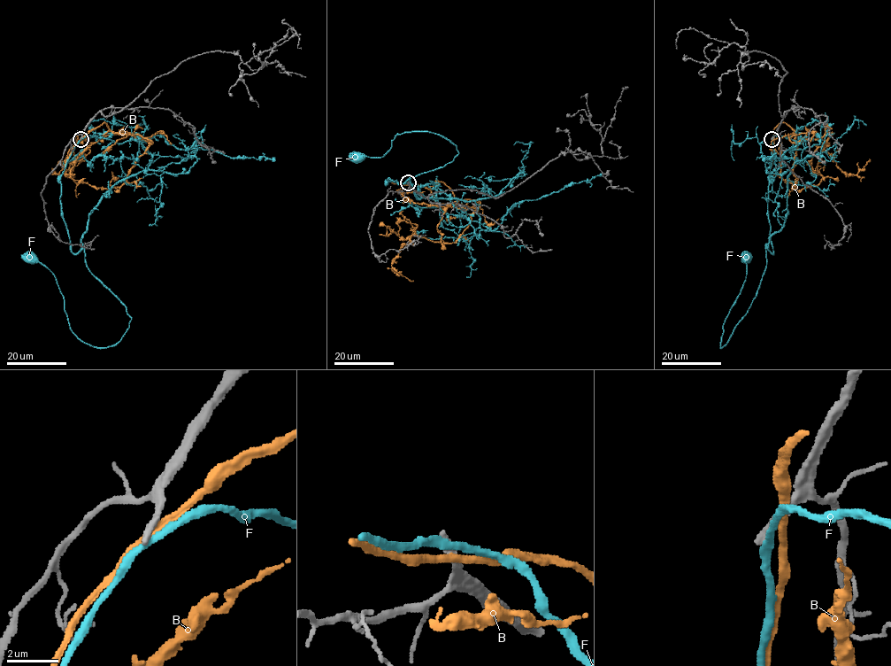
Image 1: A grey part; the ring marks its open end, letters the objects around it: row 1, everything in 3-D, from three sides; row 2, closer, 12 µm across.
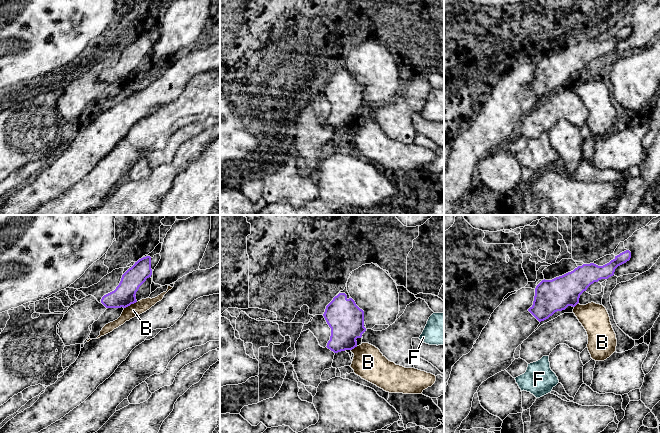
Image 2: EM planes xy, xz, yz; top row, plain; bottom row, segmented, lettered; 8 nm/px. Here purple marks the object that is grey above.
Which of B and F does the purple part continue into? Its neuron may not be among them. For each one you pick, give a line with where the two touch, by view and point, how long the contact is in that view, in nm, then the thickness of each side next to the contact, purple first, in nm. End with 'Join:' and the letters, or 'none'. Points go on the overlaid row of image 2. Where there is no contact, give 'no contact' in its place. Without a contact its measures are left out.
Join: none

